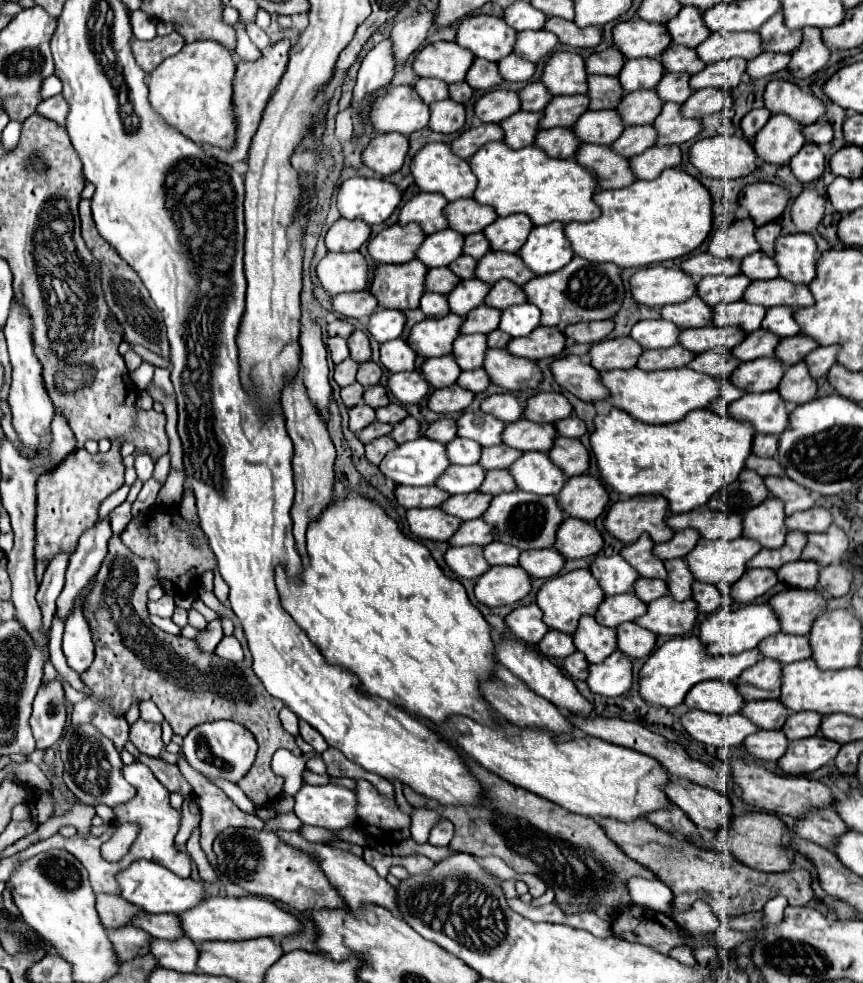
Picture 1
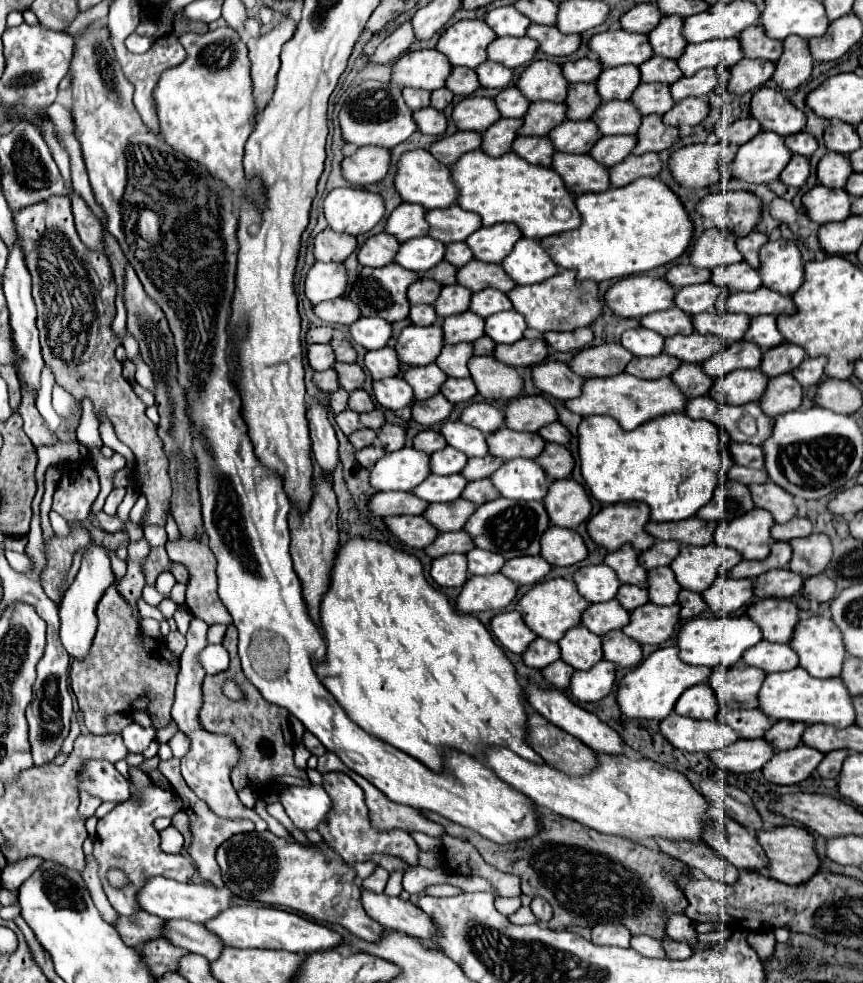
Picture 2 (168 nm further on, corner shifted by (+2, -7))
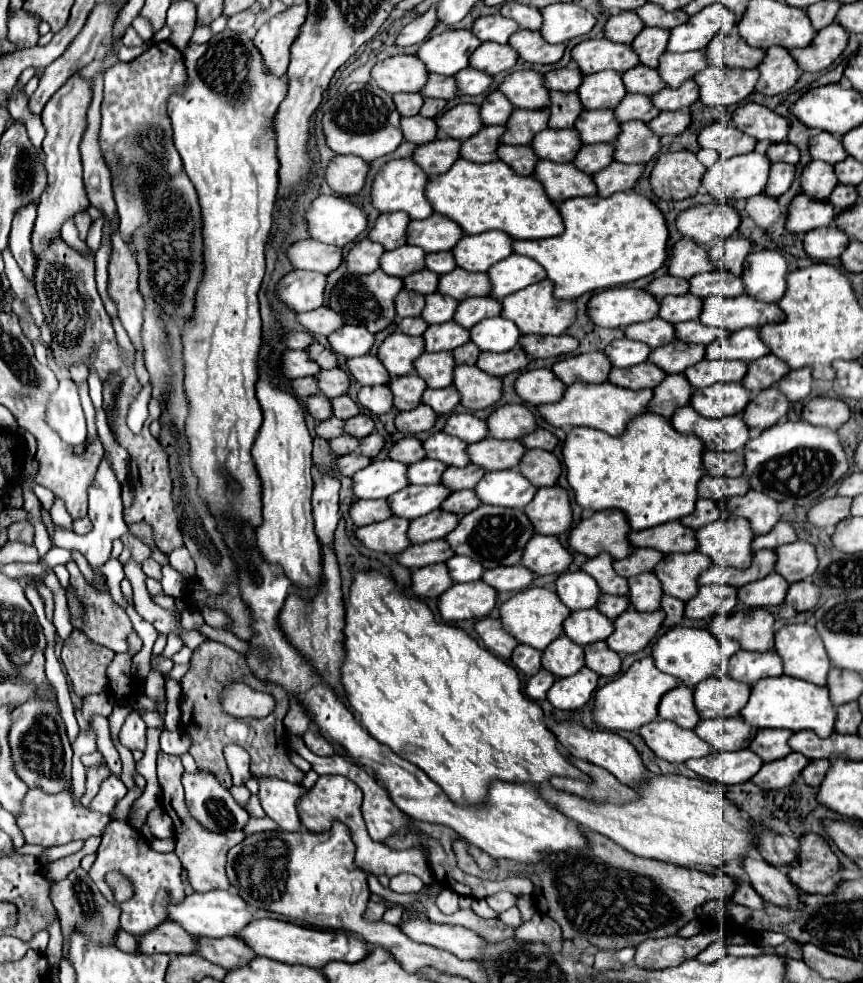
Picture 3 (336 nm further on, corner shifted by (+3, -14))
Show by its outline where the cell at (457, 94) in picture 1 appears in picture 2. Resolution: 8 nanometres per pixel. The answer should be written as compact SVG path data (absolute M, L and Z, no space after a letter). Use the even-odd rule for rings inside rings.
M436 89L436 91L432 91L432 97L430 97L430 107L434 107L434 109L442 111L446 105L450 105L450 103L452 103L452 97L454 97L454 93L452 93L452 91L446 91L446 89Z

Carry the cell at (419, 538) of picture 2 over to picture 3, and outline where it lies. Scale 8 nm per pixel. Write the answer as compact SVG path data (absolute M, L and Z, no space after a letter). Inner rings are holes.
M391 516L383 522L375 522L363 528L357 528L357 538L375 552L387 552L387 554L401 554L405 548L409 548L413 542L407 536L409 530L407 518Z

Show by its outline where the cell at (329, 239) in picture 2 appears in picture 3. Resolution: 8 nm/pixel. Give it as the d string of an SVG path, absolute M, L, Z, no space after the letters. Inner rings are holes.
M309 238L309 240L301 240L301 242L293 244L287 250L287 256L289 256L293 268L331 274L343 262L343 248L329 246L329 244Z

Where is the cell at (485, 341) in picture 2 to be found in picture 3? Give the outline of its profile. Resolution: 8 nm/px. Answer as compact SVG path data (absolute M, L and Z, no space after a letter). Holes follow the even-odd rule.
M467 342L465 346L459 346L457 350L453 350L453 356L455 356L457 364L475 364L479 354L481 354L481 350L473 342Z

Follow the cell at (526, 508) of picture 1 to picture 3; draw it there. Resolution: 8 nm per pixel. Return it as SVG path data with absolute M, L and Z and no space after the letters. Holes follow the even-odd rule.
M481 504L477 510L465 514L459 520L459 526L453 534L447 534L445 540L455 550L455 554L469 556L481 562L485 568L497 566L515 566L521 562L521 552L525 550L529 538L535 534L533 524L529 522L527 514L521 508L505 510L503 506L485 506Z

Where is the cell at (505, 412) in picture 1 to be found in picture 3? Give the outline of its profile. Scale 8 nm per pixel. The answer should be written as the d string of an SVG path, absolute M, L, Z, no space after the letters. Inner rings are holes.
M469 412L467 414L453 414L447 420L447 426L445 426L443 432L451 434L451 436L457 436L457 438L469 442L469 444L479 442L489 434L487 422L477 418L475 414L469 414Z

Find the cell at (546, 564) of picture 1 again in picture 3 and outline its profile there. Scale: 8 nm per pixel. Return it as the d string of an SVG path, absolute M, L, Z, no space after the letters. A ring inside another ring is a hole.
M499 566L493 570L487 570L483 574L483 582L487 582L489 586L493 586L499 592L505 590L525 590L531 586L535 574L531 574L531 570L525 570L525 566Z

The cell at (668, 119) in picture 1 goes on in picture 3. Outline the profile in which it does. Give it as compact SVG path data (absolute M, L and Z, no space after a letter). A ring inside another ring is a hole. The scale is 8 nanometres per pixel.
M643 122L621 124L621 134L615 140L615 160L623 164L647 164L661 152L661 138Z

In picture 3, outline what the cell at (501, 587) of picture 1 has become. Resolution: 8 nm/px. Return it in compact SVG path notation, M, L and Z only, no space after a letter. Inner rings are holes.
M481 580L467 584L453 584L439 598L439 612L445 622L485 618L495 608L495 602L497 592Z

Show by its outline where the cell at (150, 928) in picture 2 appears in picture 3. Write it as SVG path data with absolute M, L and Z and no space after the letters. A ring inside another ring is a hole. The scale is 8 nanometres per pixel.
M165 920L157 928L145 932L145 936L137 940L137 948L143 954L193 954L195 938L177 922Z

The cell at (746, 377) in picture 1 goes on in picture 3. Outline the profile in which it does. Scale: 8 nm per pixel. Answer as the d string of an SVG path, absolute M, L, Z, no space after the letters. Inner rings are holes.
M729 382L695 390L689 404L701 416L723 418L731 414L741 414L749 402L751 402L751 392L743 384Z

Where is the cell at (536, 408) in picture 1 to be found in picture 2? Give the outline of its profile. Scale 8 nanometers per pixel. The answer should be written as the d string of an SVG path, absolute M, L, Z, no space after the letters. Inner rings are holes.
M524 395L512 399L504 409L504 423L514 431L538 431L558 419L556 409L540 395Z

